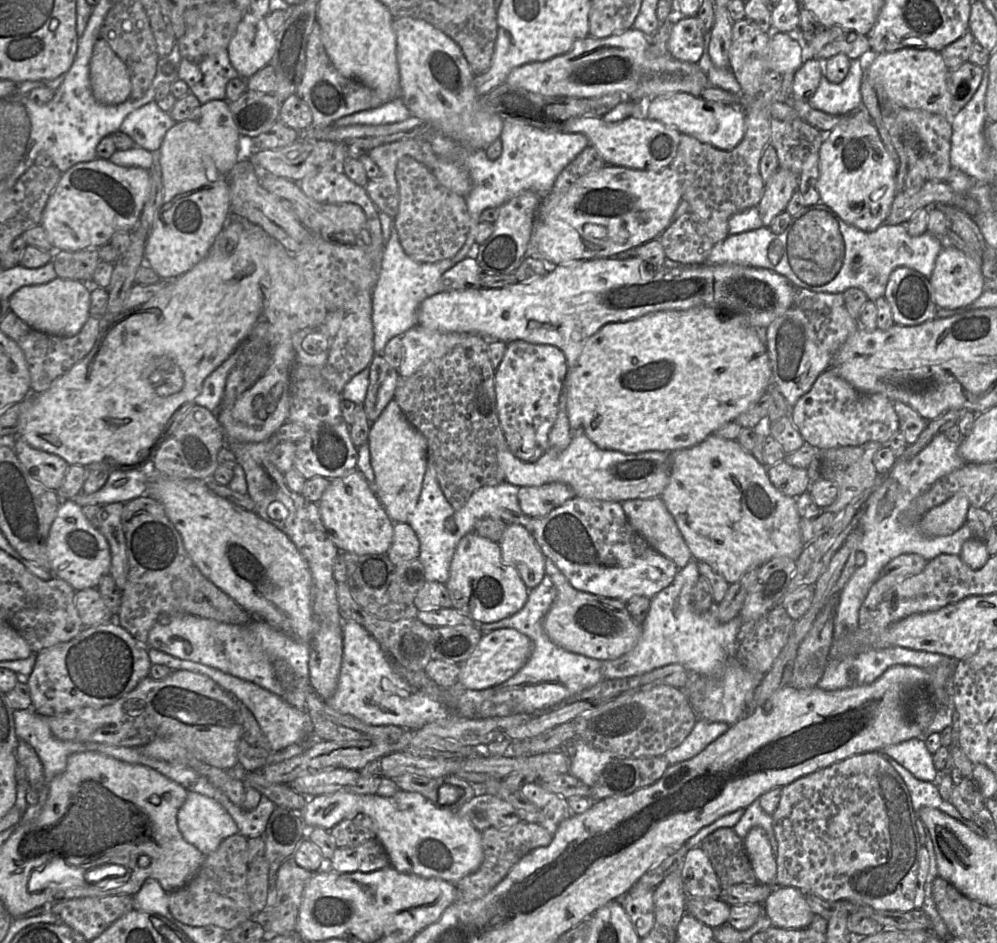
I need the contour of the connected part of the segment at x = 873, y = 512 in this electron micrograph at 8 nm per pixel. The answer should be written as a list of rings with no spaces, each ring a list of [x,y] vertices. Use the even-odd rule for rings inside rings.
[[[939,433],[914,458],[907,461],[897,460],[892,469],[880,478],[857,525],[862,532],[857,551],[865,553],[866,561],[862,566],[856,567],[841,591],[834,622],[838,636],[845,637],[851,634],[850,626],[858,629],[859,608],[871,585],[892,559],[901,554],[918,554],[927,561],[941,554],[960,555],[963,543],[972,537],[972,532],[966,524],[948,536],[926,537],[919,531],[918,524],[909,521],[908,518],[908,509],[917,497],[940,478],[959,469],[965,463],[958,449],[959,443],[949,440],[945,433]]]

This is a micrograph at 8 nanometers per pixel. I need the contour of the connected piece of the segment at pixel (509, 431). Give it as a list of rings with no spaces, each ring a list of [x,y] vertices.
[[[522,340],[507,343],[504,357],[495,371],[496,410],[510,451],[523,462],[535,462],[549,449],[549,432],[557,418],[568,369],[564,353],[555,346]]]

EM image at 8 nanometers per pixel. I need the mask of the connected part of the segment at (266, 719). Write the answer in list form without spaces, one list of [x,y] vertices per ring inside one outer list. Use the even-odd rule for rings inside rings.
[[[198,664],[201,665],[201,674],[211,678],[252,712],[273,752],[281,751],[298,741],[305,741],[308,737],[314,737],[313,724],[309,715],[293,707],[279,695],[252,682],[237,678],[204,664]]]

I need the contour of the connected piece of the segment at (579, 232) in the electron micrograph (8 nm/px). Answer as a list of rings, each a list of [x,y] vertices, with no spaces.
[[[605,165],[594,172],[580,177],[561,197],[557,205],[553,207],[548,213],[540,213],[539,206],[539,210],[536,215],[530,240],[527,246],[526,256],[541,260],[549,266],[567,264],[566,262],[572,262],[576,260],[609,258],[615,256],[618,253],[627,251],[631,248],[643,245],[653,239],[659,238],[659,236],[665,231],[665,229],[673,222],[674,212],[676,211],[681,201],[682,194],[678,176],[676,172],[669,167],[663,168],[661,170],[644,171],[626,167]]]

